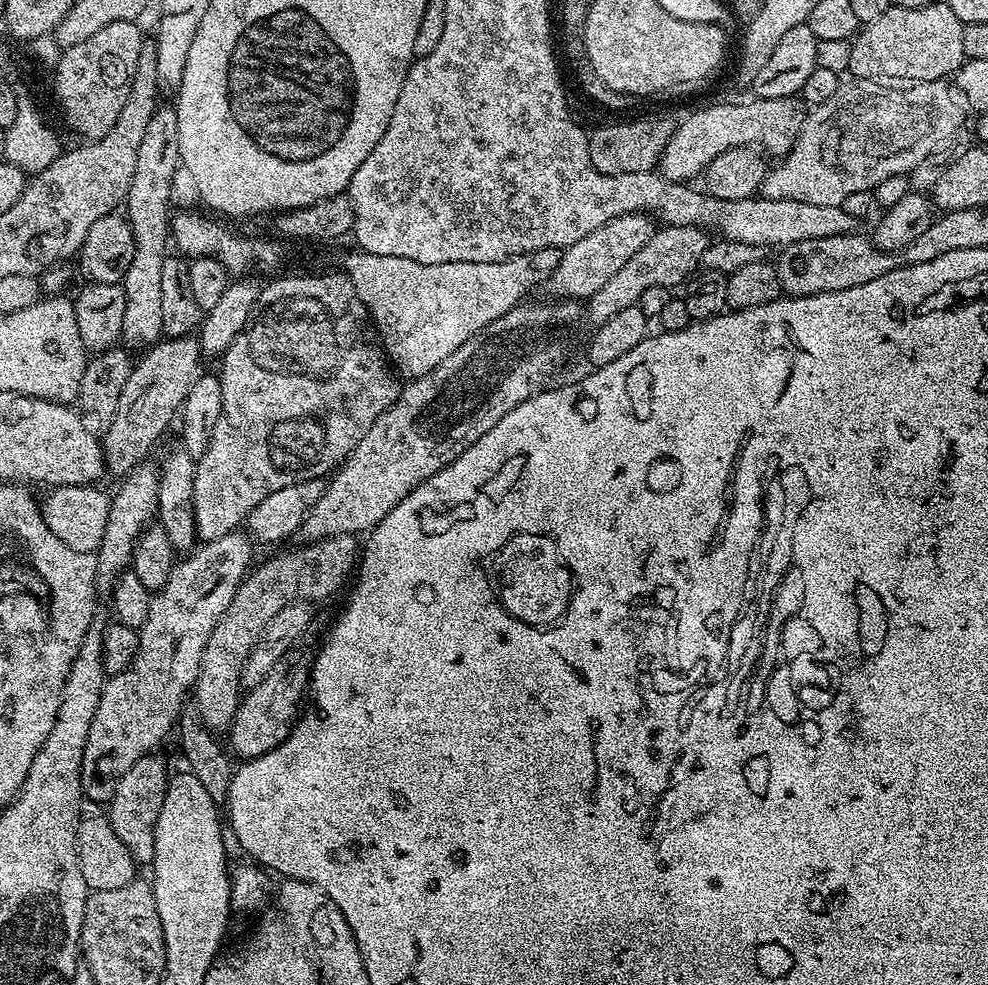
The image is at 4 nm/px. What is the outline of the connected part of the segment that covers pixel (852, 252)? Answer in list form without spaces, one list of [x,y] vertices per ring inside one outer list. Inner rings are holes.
[[[859,231],[847,232],[828,238],[806,238],[806,242],[783,245],[779,249],[780,257],[774,260],[781,293],[790,297],[850,290],[850,286],[862,286],[862,282],[870,282],[898,267],[895,255],[879,252],[867,235],[860,235]]]

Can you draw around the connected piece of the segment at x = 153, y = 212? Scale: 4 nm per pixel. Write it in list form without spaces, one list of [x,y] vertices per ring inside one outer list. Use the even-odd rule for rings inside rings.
[[[157,107],[138,146],[134,179],[130,182],[126,201],[126,219],[132,228],[136,249],[134,262],[130,262],[130,270],[126,270],[122,281],[126,294],[126,314],[122,318],[120,344],[136,354],[143,353],[153,344],[159,344],[162,339],[162,262],[166,255],[163,248],[164,243],[167,245],[170,240],[168,207],[172,204],[172,183],[176,180],[176,171],[179,173],[181,168],[178,114],[175,107]]]

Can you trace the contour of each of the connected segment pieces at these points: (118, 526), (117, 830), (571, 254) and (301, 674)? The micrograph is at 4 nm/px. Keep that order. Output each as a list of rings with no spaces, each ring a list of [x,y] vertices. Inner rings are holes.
[[[141,462],[133,466],[127,476],[119,481],[120,489],[110,500],[110,514],[106,518],[106,534],[96,549],[96,590],[100,594],[111,593],[116,579],[132,563],[132,551],[145,528],[153,523],[158,502],[158,482],[160,474],[155,463]]]
[[[157,754],[140,756],[126,774],[122,774],[122,782],[118,782],[118,790],[114,790],[111,800],[106,805],[106,815],[114,826],[114,834],[122,838],[126,850],[136,860],[137,865],[151,865],[154,858],[154,842],[156,841],[156,823],[162,810],[162,802],[166,798],[170,771],[164,760]]]
[[[631,212],[618,218],[610,218],[610,222],[598,226],[598,230],[593,230],[586,234],[586,238],[581,238],[561,251],[558,267],[546,282],[546,289],[548,288],[549,294],[552,295],[549,297],[587,301],[589,296],[602,290],[602,286],[606,286],[606,282],[614,278],[614,273],[622,270],[622,265],[630,262],[630,258],[634,258],[634,254],[638,254],[638,250],[642,250],[646,242],[650,242],[657,230],[653,217],[646,212]]]
[[[304,646],[286,650],[286,654],[282,654],[282,658],[278,658],[278,662],[271,668],[270,674],[266,674],[262,682],[243,693],[232,726],[226,732],[230,748],[232,743],[231,751],[236,751],[241,761],[254,760],[274,750],[292,733],[292,726],[301,715],[306,700],[313,659],[313,653],[308,653]]]

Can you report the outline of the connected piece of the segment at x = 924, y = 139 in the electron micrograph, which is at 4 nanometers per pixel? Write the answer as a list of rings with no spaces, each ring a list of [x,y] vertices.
[[[852,78],[849,81],[849,84],[848,81],[841,83],[840,89],[834,94],[834,98],[830,98],[830,102],[817,104],[807,113],[802,130],[798,134],[798,138],[794,142],[792,149],[777,163],[780,165],[777,168],[775,165],[769,171],[768,175],[764,177],[764,182],[761,184],[759,191],[759,195],[763,199],[810,202],[814,206],[834,206],[835,208],[839,208],[841,202],[850,194],[854,194],[855,192],[871,192],[873,188],[878,186],[878,182],[882,182],[891,176],[908,176],[914,170],[914,166],[918,166],[918,162],[922,162],[922,158],[926,158],[926,154],[930,154],[930,150],[934,150],[934,146],[946,142],[946,138],[950,138],[955,132],[961,131],[962,124],[960,124],[960,119],[963,118],[965,109],[958,99],[953,85],[947,79],[915,80],[914,78],[878,78],[877,80],[865,80],[863,78]]]

